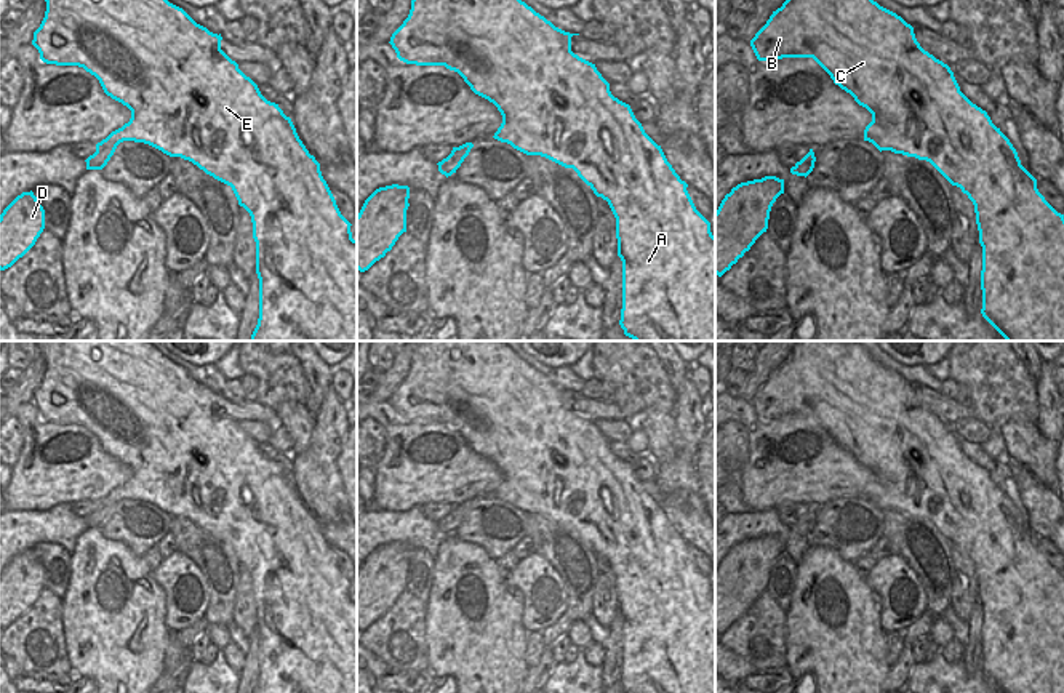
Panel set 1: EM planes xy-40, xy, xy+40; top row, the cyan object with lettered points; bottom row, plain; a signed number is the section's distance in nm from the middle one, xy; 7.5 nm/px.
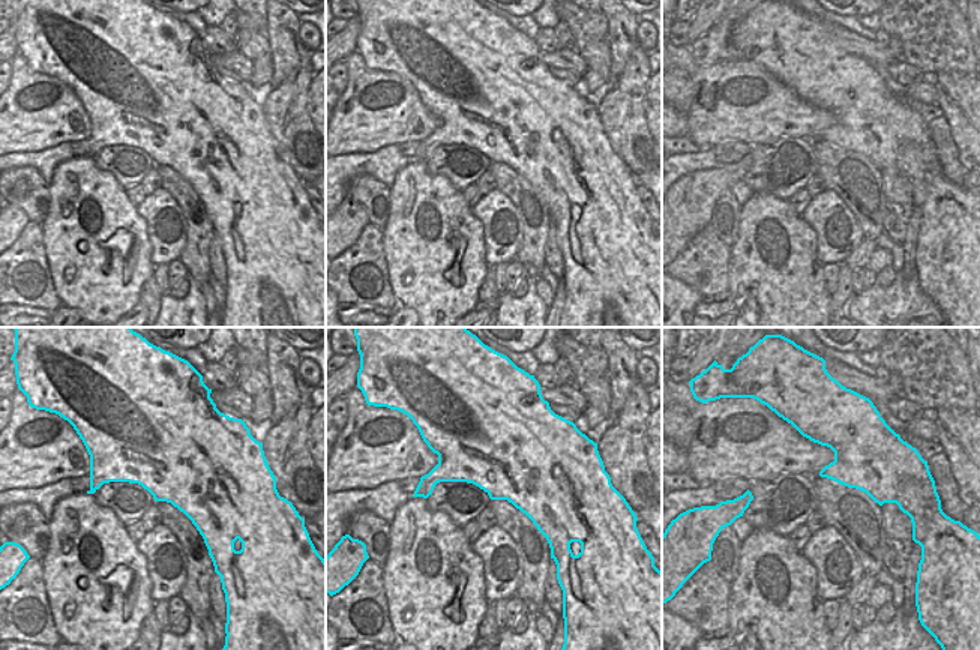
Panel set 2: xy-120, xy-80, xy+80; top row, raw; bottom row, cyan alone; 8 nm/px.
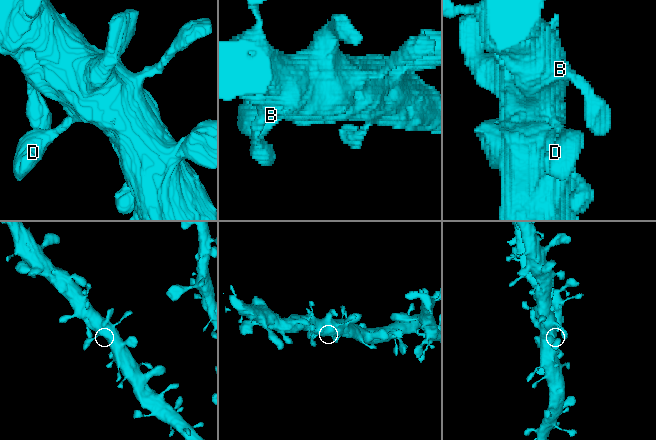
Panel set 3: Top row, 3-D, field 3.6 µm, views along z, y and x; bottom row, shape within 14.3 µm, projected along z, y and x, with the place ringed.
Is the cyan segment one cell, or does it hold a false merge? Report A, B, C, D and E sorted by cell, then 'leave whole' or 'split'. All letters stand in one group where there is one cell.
A B C D E | leave whole

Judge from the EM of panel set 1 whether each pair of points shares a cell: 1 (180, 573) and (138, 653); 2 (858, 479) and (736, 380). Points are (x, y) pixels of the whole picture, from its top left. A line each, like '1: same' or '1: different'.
1: different
2: different

